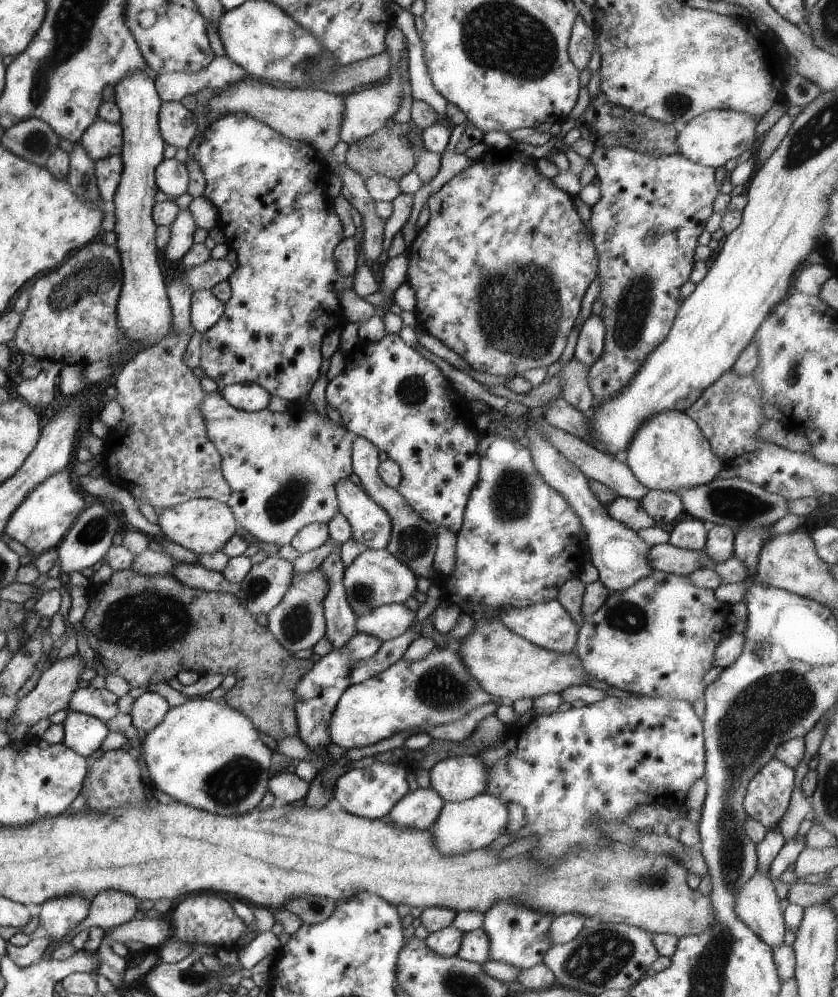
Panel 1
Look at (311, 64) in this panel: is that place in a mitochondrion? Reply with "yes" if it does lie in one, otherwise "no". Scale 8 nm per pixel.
yes

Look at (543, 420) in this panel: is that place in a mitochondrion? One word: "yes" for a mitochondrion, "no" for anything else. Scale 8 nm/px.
no

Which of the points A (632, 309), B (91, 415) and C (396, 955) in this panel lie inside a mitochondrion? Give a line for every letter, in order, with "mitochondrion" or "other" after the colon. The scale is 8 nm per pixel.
A: mitochondrion
B: other
C: other

